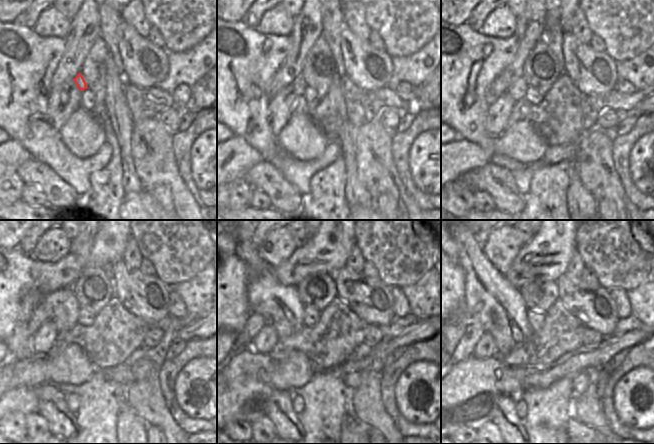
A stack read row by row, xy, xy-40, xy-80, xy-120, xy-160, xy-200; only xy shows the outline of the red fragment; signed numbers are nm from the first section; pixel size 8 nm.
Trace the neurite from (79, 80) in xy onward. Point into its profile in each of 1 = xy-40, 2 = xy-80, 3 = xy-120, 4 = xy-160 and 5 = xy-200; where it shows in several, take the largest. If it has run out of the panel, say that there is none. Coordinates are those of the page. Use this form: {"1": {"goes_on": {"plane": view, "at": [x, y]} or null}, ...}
{"1": {"goes_on": {"plane": "xy-40", "at": [298, 83]}}, "2": {"goes_on": {"plane": "xy-80", "at": [517, 89]}}, "3": {"goes_on": {"plane": "xy-120", "at": [65, 308]}}, "4": {"goes_on": {"plane": "xy-160", "at": [279, 305]}}, "5": {"goes_on": {"plane": "xy-200", "at": [489, 299]}}}

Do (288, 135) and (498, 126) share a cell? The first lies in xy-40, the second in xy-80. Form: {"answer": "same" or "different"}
{"answer": "different"}

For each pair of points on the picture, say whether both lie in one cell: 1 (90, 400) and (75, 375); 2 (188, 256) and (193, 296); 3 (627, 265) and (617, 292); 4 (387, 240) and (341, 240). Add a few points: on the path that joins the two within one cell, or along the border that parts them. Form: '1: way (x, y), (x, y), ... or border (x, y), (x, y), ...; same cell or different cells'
1: border (96, 369), (80, 384), (57, 384); different cells
2: border (206, 265), (188, 280), (168, 285); different cells
3: border (608, 288), (621, 287), (626, 292); different cells
4: border (353, 230), (354, 244); different cells

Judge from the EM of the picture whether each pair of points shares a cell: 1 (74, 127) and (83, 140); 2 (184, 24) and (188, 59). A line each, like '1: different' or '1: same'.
1: same
2: different

